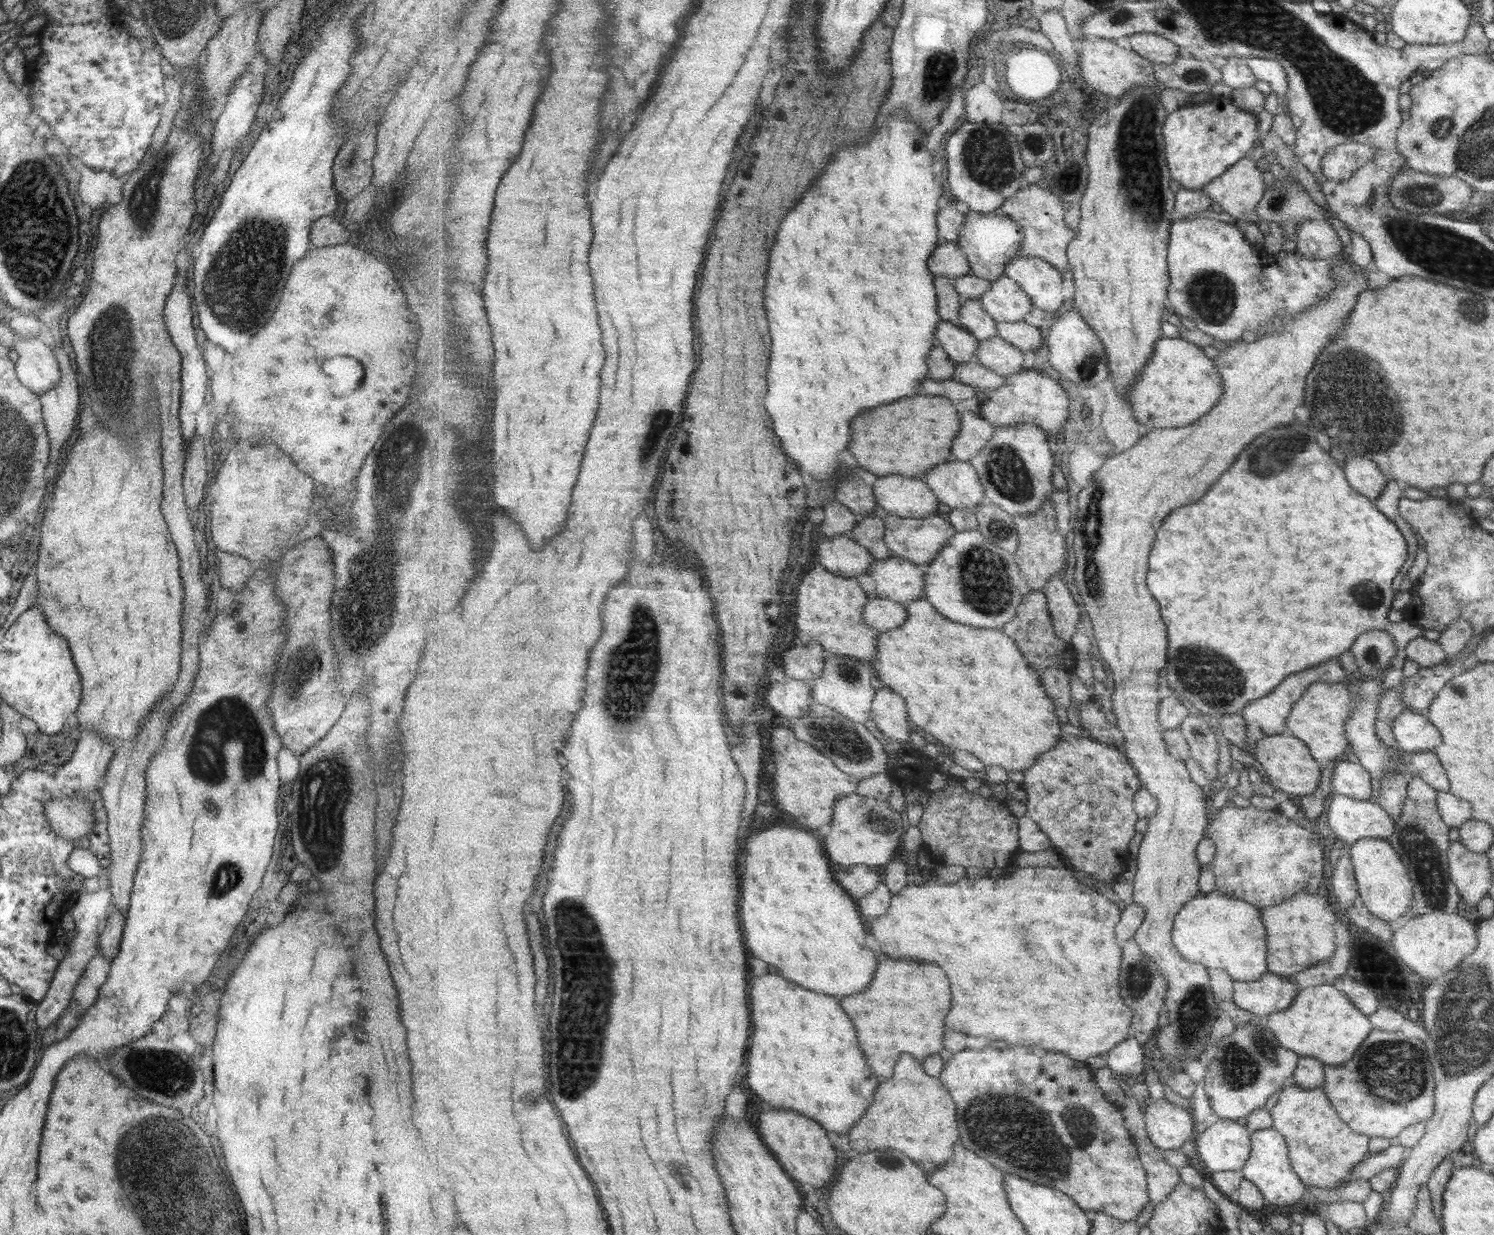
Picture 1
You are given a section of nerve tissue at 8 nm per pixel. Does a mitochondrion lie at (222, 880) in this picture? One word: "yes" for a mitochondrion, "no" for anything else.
yes

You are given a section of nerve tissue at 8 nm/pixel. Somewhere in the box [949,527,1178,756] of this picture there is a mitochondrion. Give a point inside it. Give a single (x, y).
(986, 585)

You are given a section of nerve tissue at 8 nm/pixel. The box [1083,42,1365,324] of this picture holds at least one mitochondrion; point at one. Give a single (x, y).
(1138, 168)

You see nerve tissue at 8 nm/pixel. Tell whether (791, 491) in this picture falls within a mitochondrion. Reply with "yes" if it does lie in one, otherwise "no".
no

